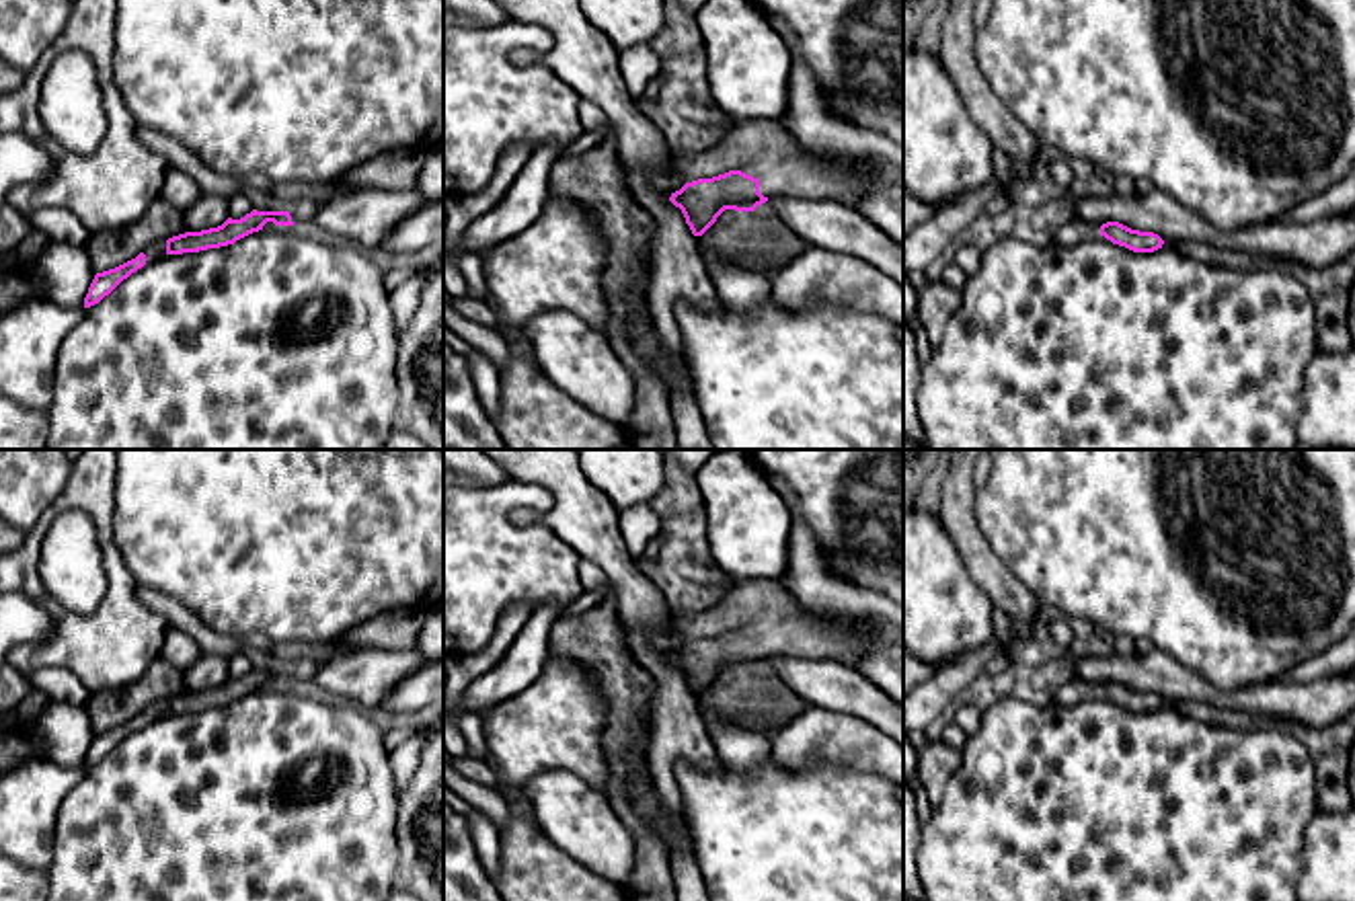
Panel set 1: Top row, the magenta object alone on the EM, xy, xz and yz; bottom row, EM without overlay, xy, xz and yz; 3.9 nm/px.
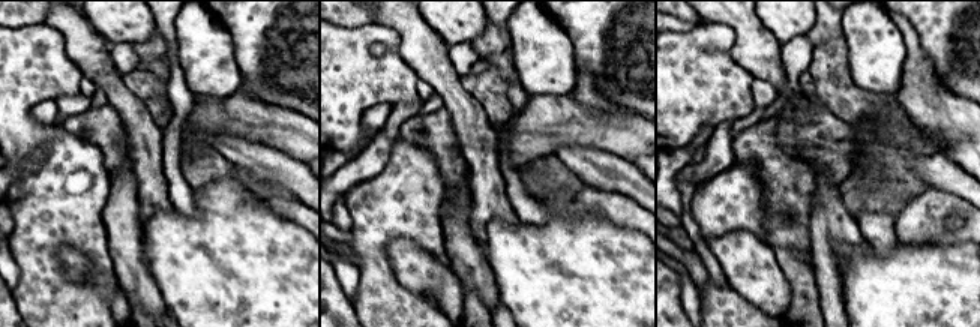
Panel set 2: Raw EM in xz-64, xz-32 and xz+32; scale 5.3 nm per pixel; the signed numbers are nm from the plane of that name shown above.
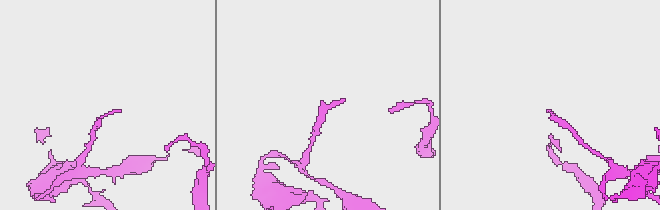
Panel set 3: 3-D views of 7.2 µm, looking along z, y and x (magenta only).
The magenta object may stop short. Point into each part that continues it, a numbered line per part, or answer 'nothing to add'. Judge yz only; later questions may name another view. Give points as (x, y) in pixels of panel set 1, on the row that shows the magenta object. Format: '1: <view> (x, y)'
1: yz (1076, 230)

